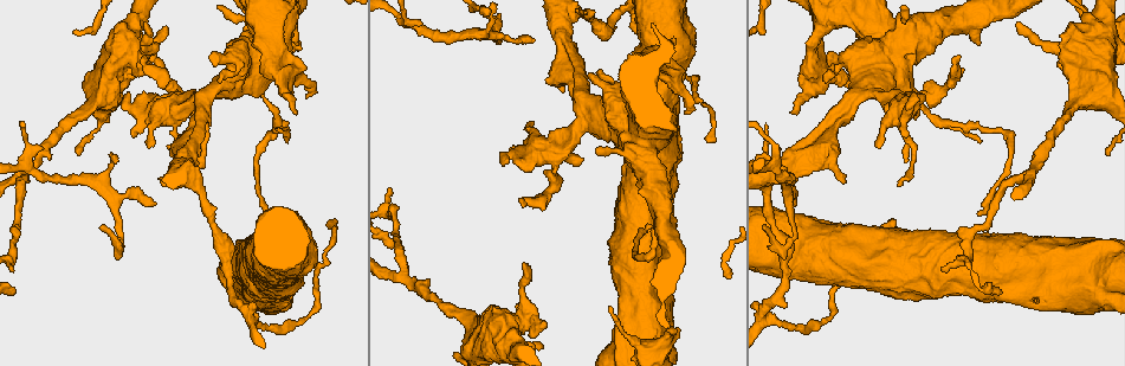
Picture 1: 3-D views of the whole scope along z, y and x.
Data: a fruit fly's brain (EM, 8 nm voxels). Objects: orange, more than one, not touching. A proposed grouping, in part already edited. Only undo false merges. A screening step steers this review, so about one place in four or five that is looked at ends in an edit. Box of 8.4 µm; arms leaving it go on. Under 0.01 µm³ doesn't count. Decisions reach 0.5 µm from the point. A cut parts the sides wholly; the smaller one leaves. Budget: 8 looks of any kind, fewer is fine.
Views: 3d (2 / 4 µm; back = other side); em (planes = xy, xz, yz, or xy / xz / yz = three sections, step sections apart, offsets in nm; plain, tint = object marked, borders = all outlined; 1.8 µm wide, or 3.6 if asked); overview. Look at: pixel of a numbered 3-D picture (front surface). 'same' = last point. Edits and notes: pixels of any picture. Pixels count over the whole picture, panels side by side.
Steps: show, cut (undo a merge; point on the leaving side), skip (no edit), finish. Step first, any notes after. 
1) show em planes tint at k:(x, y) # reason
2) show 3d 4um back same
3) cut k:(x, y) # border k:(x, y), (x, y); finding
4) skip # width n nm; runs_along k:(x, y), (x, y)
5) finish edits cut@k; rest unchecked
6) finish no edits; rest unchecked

show em xz step 16 tint at 1:(401, 274) # three-way junction

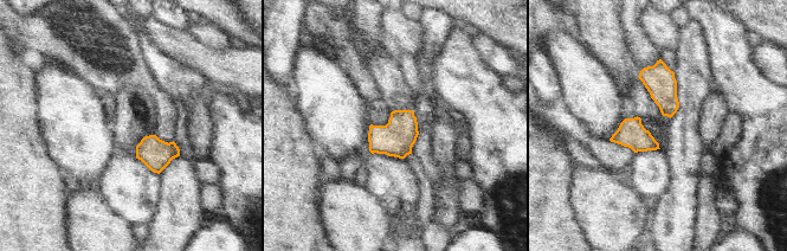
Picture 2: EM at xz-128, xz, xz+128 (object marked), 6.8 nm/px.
show em planes tint same # cut it another way

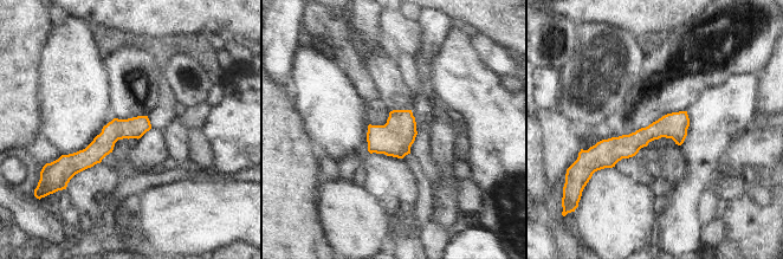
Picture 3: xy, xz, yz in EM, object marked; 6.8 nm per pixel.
skip # runs_along 3:(684, 114), (628, 146), (593, 153); all the same neuron

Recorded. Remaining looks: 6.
show 3d 4um at 1:(177, 106) # thick turns thin

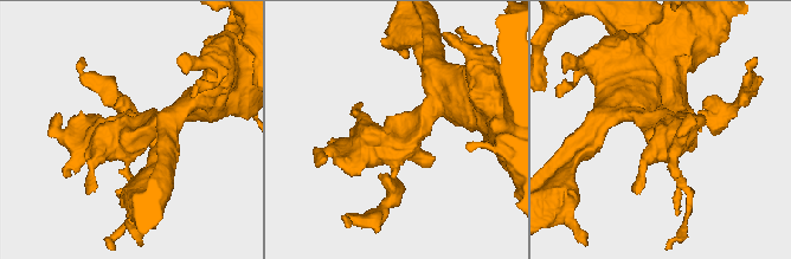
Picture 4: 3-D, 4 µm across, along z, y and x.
show em xz step 16 tint at 4:(132, 129)

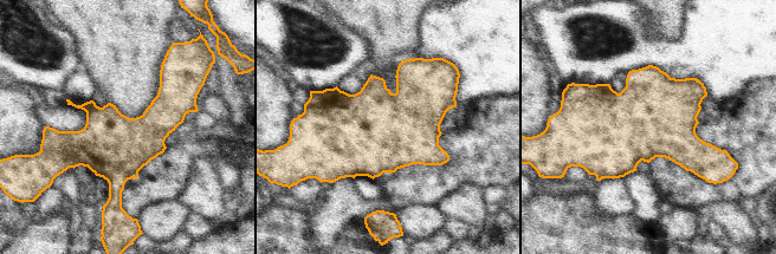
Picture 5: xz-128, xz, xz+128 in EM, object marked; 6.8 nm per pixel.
show em planes tint same

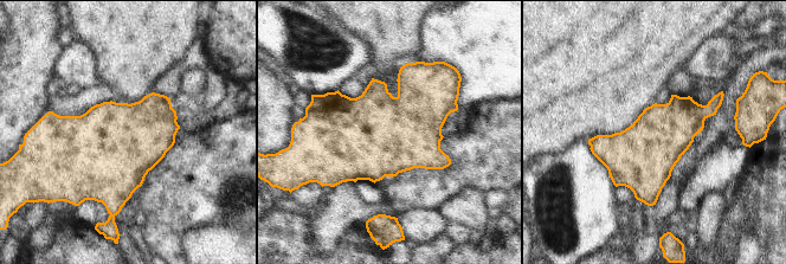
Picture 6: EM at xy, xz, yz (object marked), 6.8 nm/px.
skip # all the same neuron

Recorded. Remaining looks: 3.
show em xz step 8 tint at 1:(119, 245) # abrupt turn

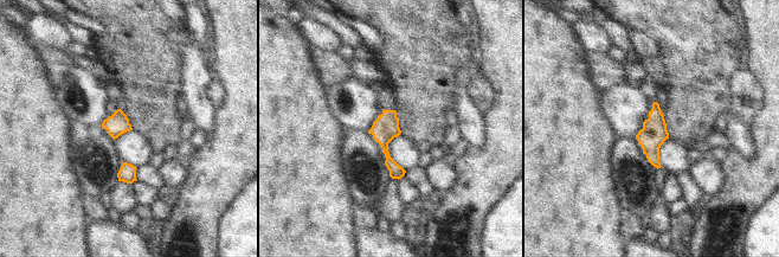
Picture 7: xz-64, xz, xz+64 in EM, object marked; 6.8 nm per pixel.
show em xy step 4 tint same # another direction

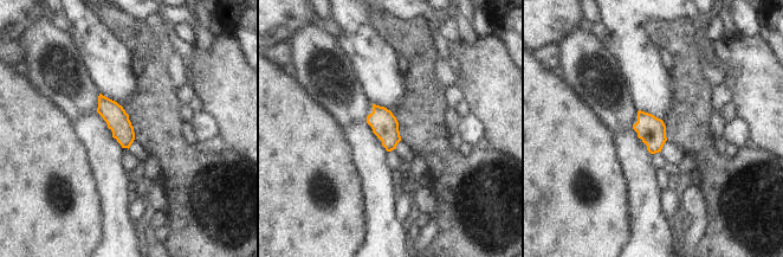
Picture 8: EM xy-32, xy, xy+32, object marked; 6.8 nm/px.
skip # width 160 nm; one neuron here

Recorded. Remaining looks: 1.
finish no edits; rest unchecked

